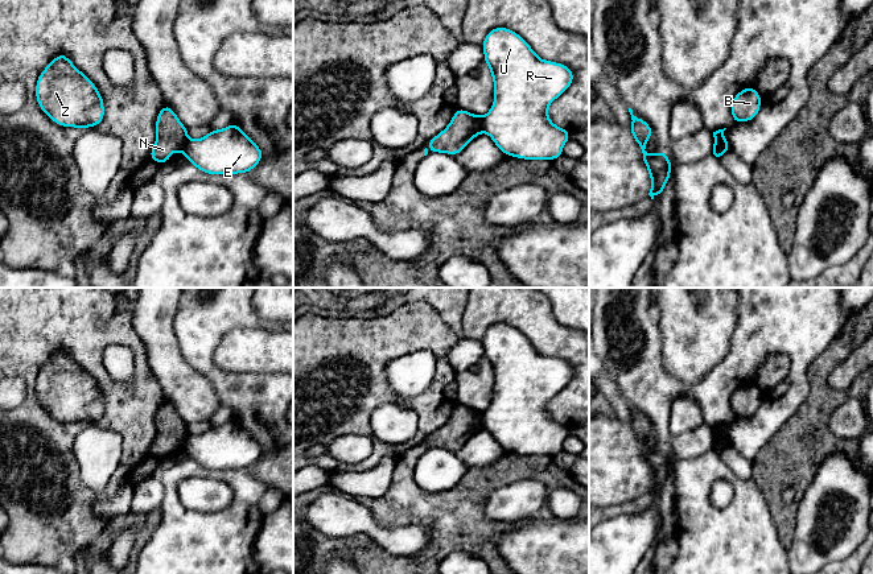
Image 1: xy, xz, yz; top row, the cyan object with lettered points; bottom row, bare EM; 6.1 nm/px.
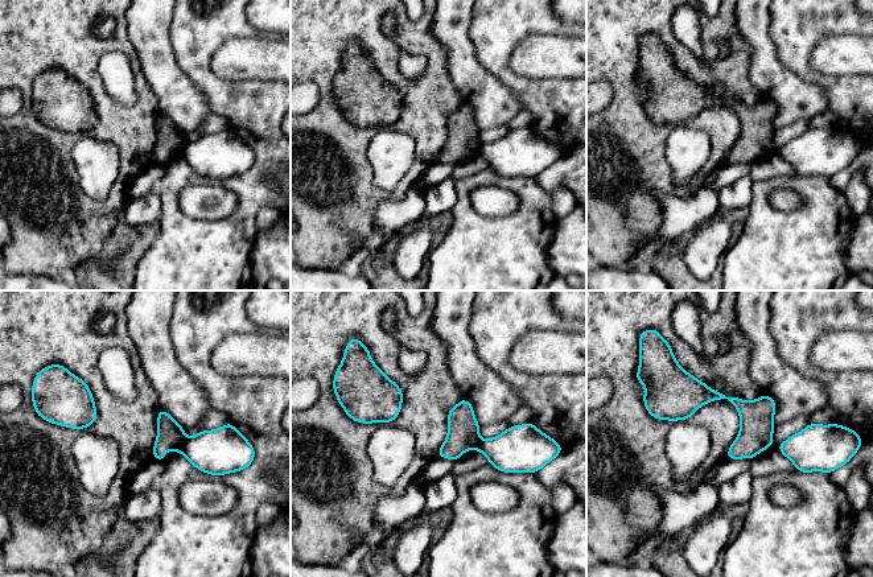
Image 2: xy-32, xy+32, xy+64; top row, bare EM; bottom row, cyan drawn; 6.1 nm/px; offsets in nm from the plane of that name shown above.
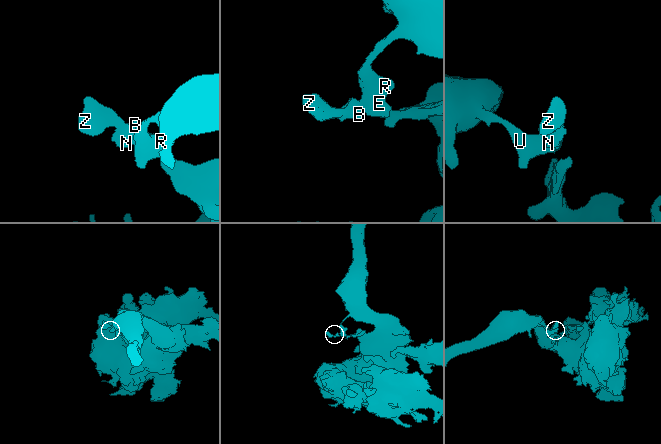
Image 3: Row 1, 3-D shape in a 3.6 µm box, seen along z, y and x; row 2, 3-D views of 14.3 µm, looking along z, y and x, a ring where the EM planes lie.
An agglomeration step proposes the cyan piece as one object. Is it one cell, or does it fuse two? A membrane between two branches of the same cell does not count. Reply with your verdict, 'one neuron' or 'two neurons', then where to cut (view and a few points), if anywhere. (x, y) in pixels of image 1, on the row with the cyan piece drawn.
two neurons | xz (481, 118), (481, 128), (484, 131)

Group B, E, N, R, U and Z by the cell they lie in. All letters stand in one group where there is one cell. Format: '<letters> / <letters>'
B N Z / E R U

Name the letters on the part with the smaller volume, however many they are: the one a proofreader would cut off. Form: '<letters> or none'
B, N, Z

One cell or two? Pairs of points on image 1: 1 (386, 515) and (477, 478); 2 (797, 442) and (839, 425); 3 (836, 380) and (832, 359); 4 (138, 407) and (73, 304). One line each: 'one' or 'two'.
1: one
2: two
3: two
4: one

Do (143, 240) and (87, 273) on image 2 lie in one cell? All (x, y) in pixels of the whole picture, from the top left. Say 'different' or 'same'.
same

